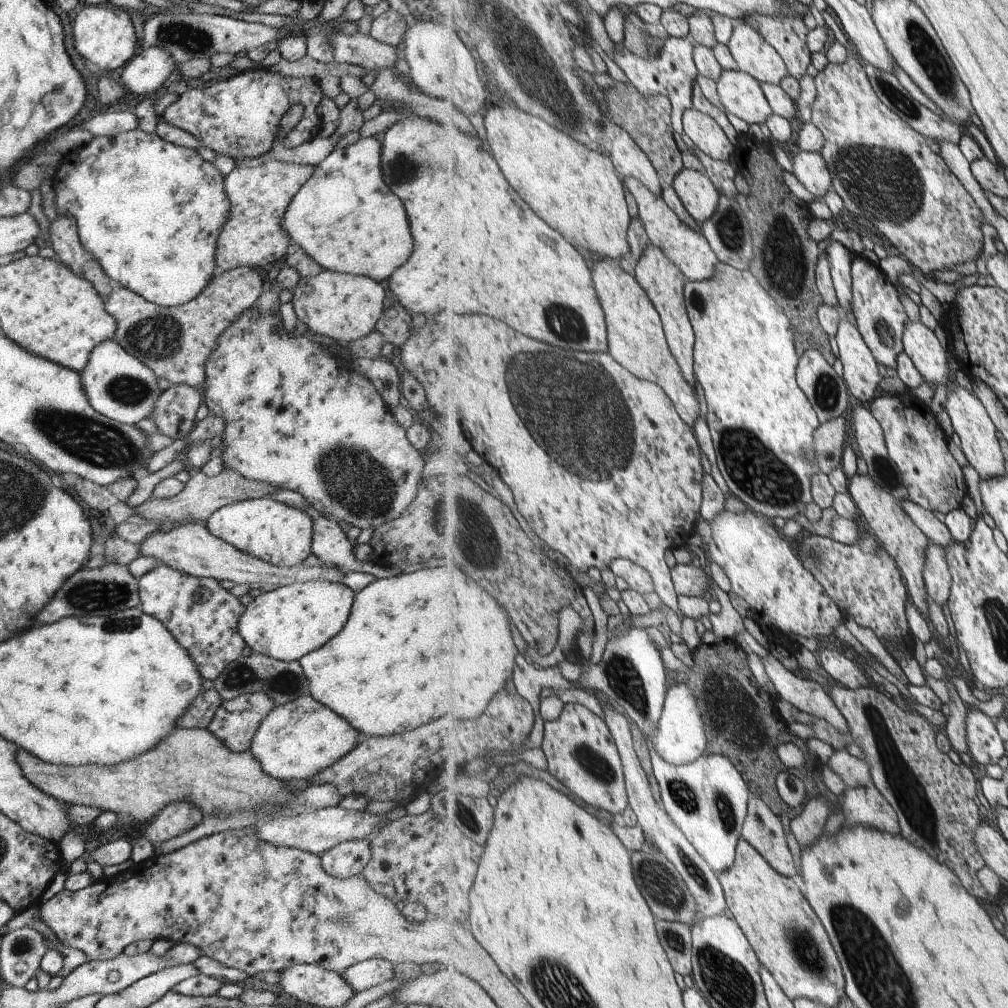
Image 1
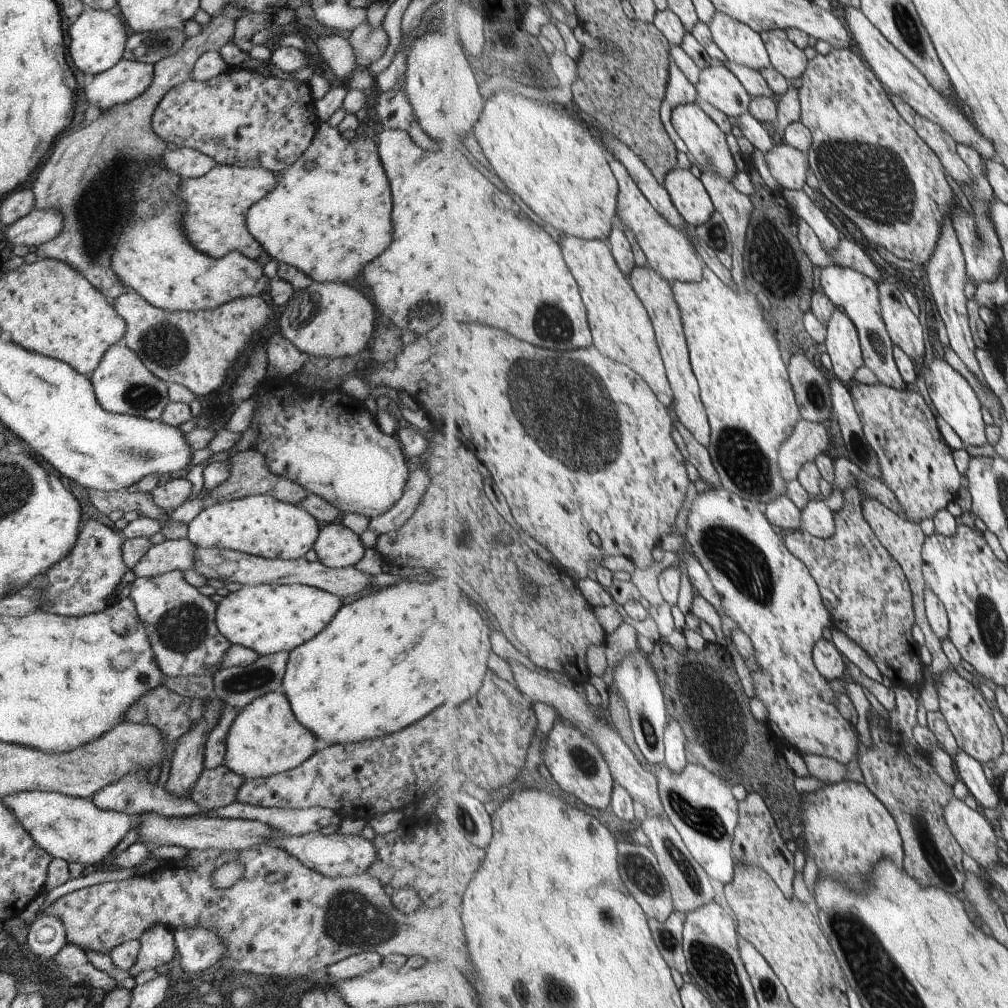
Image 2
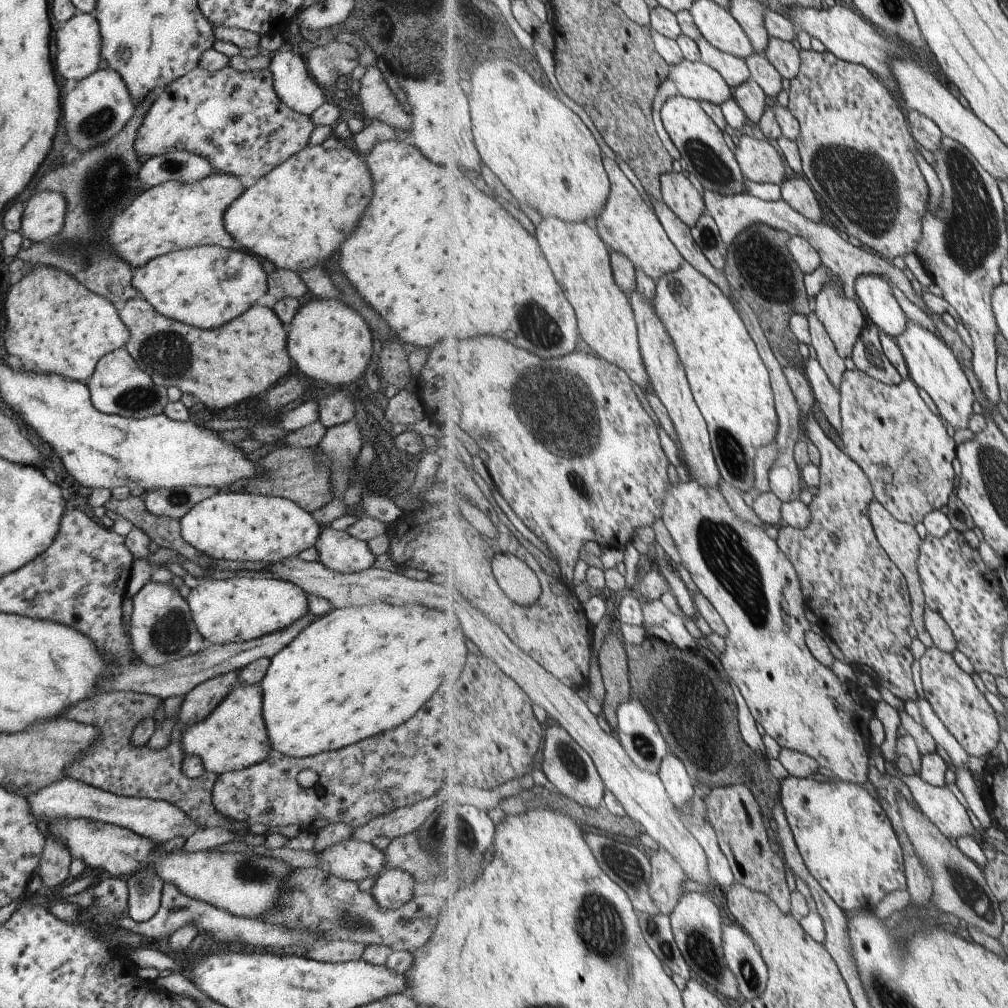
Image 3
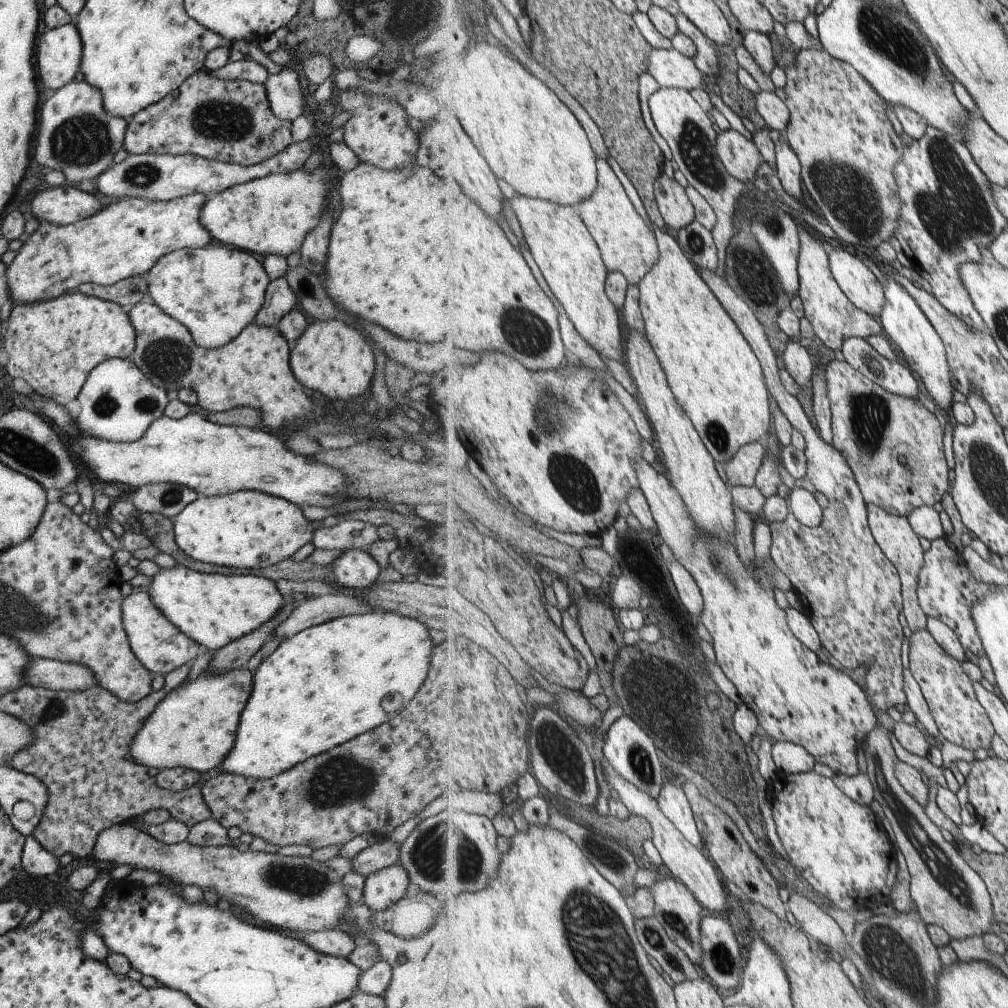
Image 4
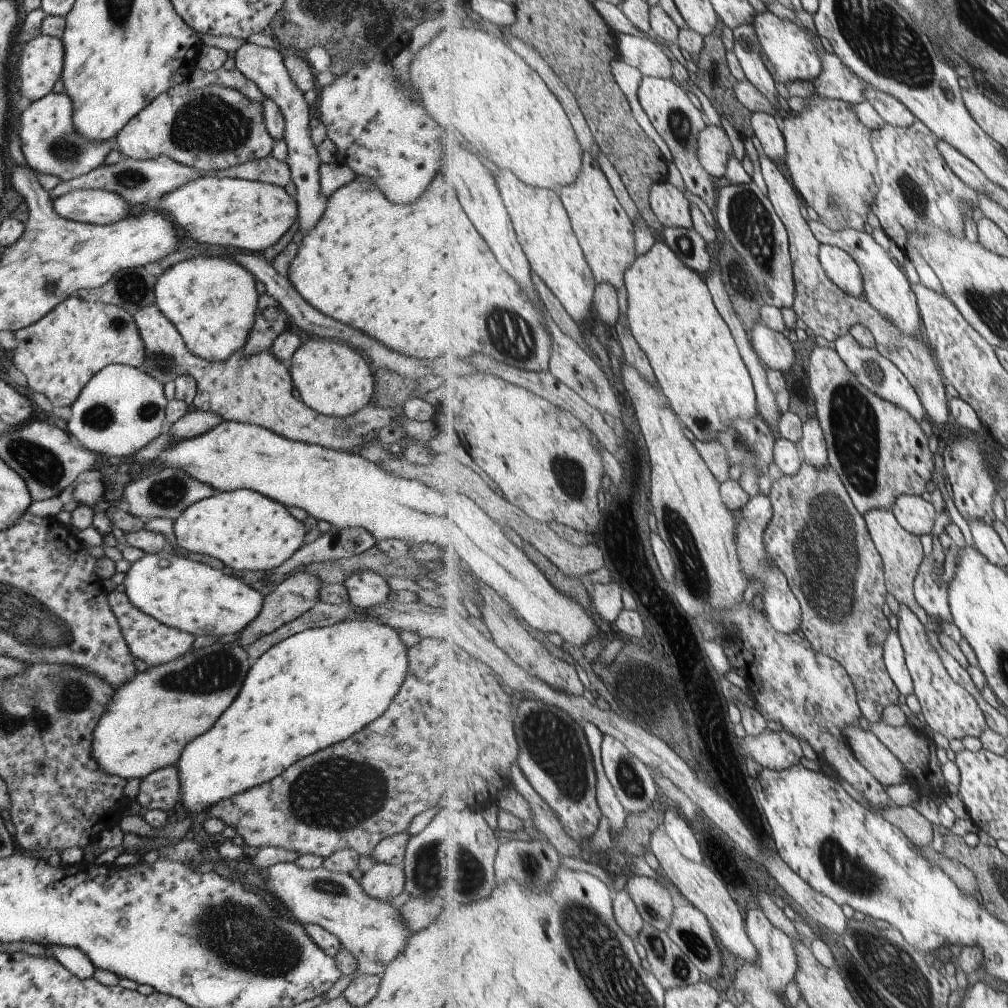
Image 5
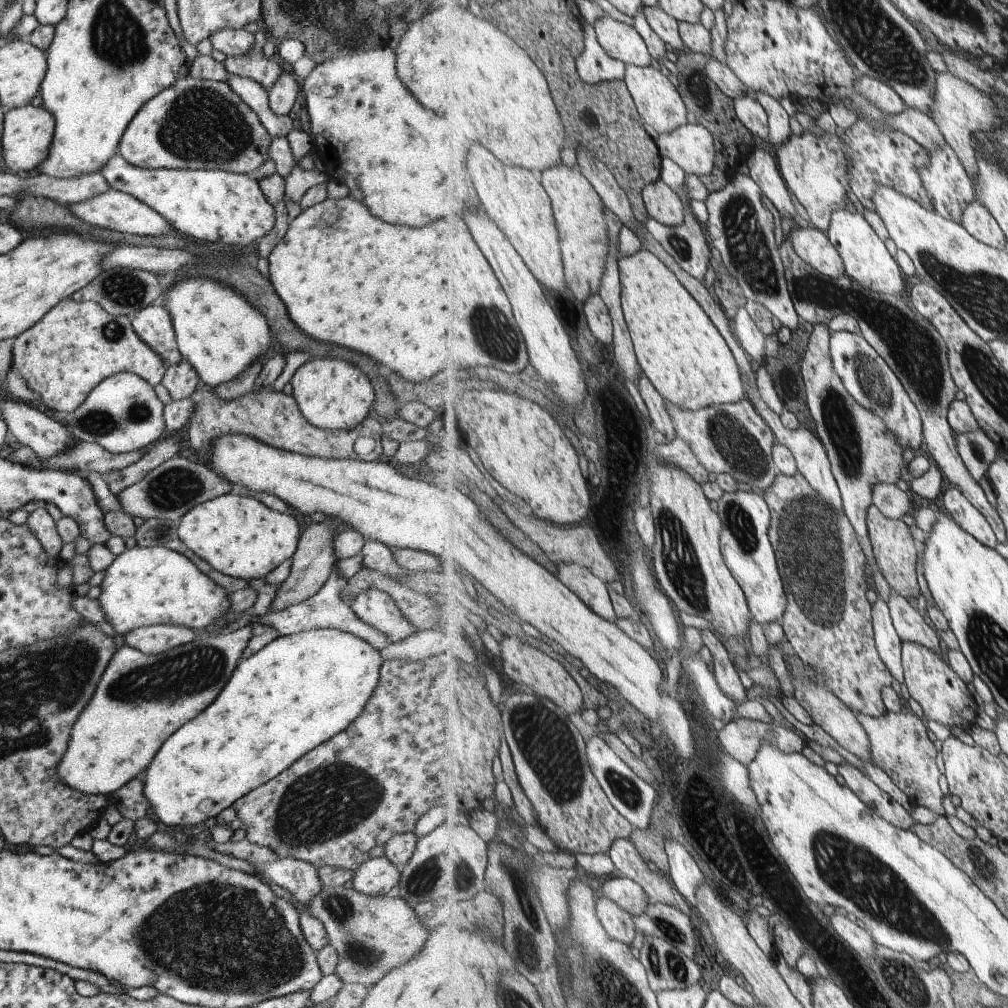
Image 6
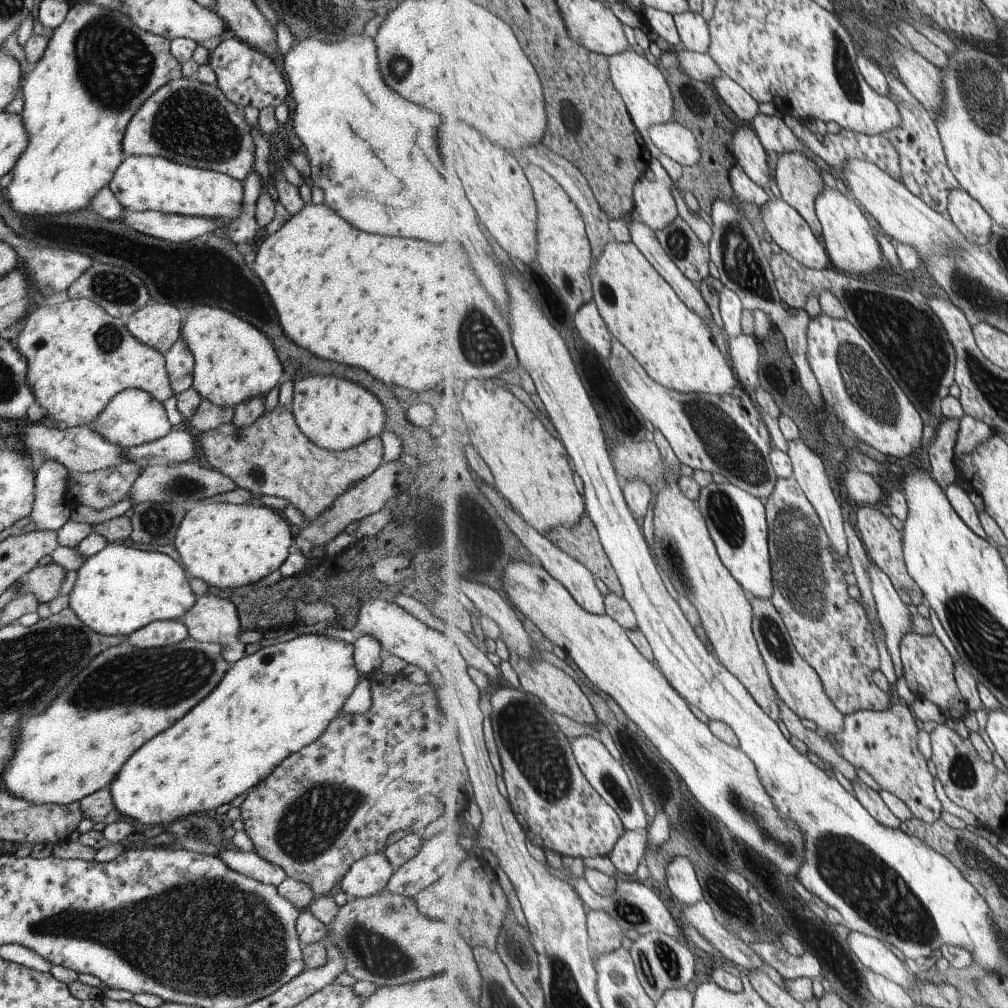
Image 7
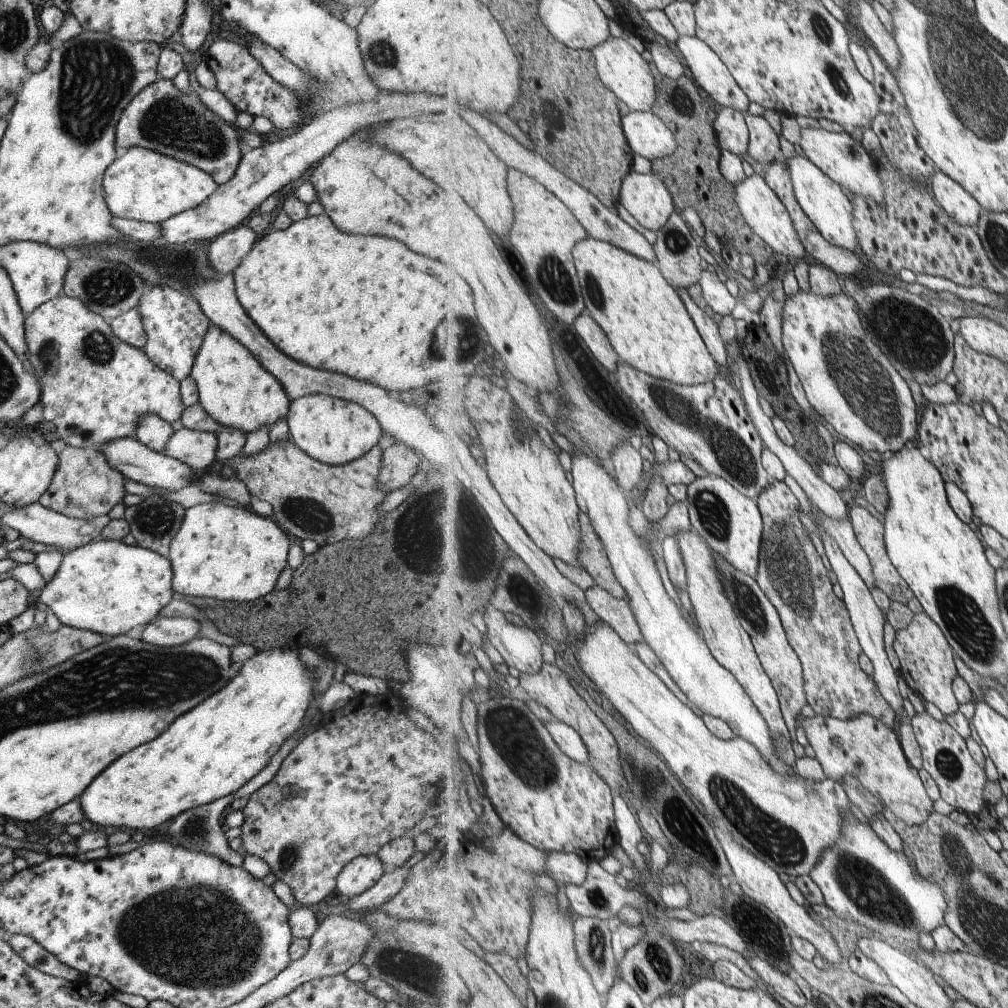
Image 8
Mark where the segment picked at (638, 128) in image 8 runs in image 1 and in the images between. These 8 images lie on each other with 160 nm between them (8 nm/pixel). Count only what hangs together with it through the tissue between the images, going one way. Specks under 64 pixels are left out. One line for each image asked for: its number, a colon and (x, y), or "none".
1: (810, 168)
2: (790, 166)
3: (760, 161)
4: (742, 157)
5: (715, 148)
6: (692, 147)
7: (682, 145)

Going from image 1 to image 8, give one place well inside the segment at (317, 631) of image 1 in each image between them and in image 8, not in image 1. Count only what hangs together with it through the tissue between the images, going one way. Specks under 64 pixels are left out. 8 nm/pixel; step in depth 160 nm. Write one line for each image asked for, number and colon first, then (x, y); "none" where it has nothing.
2: (268, 619)
3: (237, 609)
4: (212, 609)
5: (190, 596)
6: (144, 586)
7: (120, 589)
8: (106, 587)

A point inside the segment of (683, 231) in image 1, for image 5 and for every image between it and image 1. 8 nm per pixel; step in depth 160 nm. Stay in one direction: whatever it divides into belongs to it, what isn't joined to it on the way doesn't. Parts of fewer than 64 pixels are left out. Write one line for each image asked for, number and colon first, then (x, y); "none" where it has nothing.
2: (671, 252)
3: (629, 224)
4: (628, 245)
5: (607, 233)

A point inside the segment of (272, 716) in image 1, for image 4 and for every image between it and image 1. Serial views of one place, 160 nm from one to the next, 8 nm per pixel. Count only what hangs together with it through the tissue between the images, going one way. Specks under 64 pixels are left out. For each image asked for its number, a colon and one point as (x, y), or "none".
2: (265, 738)
3: (232, 737)
4: (194, 726)

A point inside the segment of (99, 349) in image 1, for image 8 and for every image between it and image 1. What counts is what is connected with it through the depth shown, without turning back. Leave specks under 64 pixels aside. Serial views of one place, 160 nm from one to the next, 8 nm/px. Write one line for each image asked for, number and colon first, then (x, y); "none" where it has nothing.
2: (120, 383)
3: (117, 387)
4: (117, 403)
5: (119, 409)
6: (121, 413)
7: (132, 417)
8: (150, 430)

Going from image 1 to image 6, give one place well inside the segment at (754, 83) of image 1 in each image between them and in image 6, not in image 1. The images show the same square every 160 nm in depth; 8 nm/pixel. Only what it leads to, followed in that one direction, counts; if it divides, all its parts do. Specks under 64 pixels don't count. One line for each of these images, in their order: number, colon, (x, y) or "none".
2: (718, 84)
3: (697, 80)
4: (672, 69)
5: (652, 59)
6: (621, 41)

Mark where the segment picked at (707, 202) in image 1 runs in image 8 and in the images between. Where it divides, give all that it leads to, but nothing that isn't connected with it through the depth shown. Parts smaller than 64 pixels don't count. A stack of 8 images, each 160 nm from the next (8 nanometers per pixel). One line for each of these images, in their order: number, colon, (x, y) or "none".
2: (691, 197)
3: (678, 192)
4: (676, 207)
5: (670, 204)
6: (663, 204)
7: (655, 205)
8: (644, 196)

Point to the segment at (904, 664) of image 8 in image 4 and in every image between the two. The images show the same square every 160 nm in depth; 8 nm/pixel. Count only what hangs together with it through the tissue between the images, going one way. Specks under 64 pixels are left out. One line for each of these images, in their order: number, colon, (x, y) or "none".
4: (949, 690)
5: (948, 708)
6: (929, 679)
7: (929, 669)

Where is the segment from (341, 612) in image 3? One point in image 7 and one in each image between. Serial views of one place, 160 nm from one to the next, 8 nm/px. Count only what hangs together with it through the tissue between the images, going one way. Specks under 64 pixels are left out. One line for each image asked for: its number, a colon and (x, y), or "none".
4: (326, 684)
5: (317, 687)
6: (299, 690)
7: (269, 704)

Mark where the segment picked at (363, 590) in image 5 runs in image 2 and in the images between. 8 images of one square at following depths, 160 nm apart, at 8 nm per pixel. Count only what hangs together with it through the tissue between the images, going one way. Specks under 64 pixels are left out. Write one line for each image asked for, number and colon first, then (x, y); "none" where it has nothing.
2: (336, 546)
3: (338, 550)
4: (354, 568)

